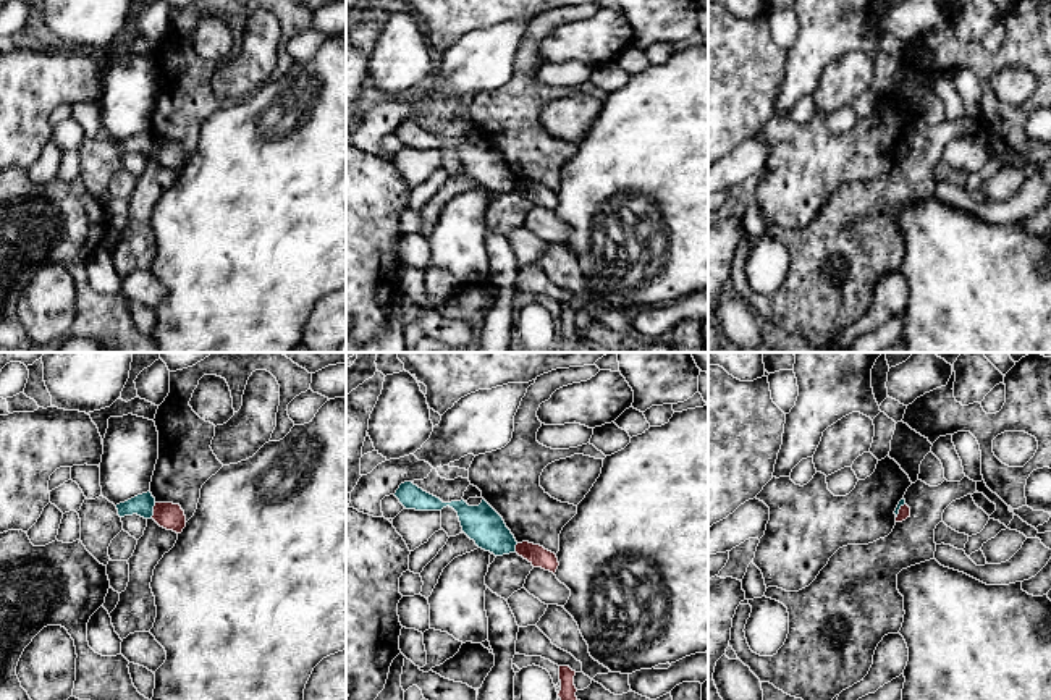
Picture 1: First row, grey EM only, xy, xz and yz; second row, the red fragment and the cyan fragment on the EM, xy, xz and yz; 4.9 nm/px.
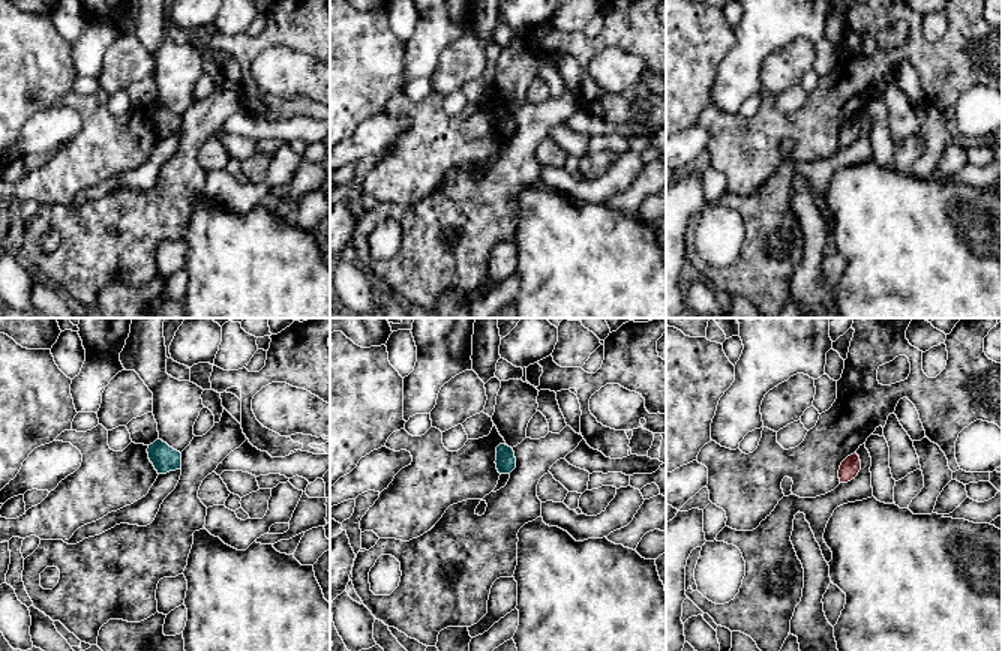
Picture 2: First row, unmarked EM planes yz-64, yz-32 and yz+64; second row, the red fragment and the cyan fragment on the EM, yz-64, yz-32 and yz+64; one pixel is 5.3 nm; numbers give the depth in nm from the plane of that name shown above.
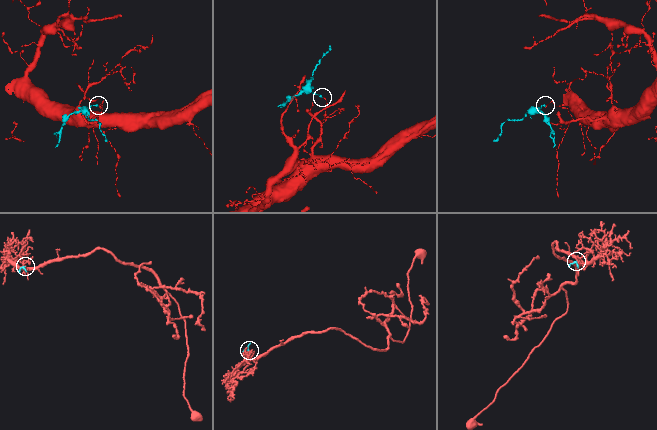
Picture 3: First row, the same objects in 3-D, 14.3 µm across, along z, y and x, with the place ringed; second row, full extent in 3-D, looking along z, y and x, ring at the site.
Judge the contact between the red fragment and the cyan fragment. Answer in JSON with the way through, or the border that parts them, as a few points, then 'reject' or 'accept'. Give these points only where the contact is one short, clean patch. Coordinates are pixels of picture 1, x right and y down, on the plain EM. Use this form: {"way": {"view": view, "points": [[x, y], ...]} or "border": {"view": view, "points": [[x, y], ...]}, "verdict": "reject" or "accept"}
{"border": {"view": "xy", "points": [[156, 141], [151, 156]]}, "verdict": "reject"}

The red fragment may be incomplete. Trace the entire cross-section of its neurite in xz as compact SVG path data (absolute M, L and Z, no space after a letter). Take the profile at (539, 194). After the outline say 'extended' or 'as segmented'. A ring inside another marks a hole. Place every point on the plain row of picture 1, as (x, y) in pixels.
M522 179L516 183L516 191L527 197L534 205L542 205L550 210L556 210L559 200L555 191L545 188L540 183Z; as segmented

